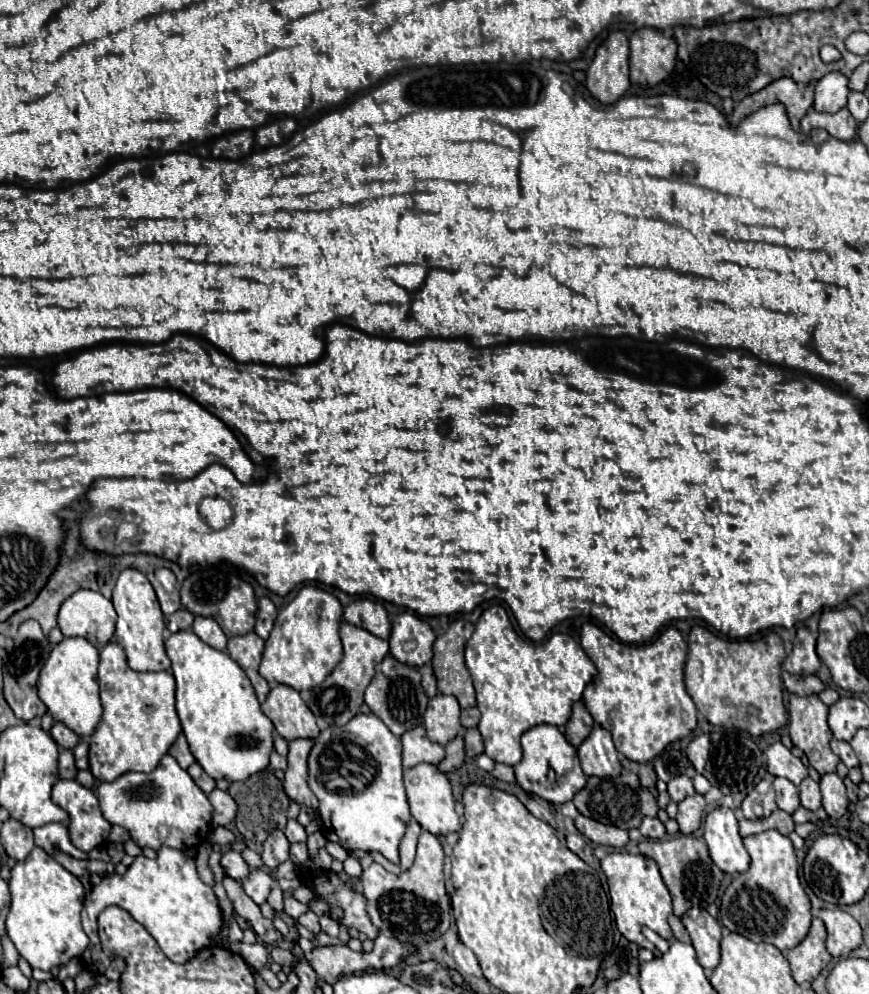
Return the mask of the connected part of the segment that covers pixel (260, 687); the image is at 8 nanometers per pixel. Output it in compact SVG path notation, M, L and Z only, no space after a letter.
M246 633L240 637L228 639L228 655L246 671L260 703L266 699L266 695L270 691L270 685L258 673L262 651L264 651L264 641L256 633Z

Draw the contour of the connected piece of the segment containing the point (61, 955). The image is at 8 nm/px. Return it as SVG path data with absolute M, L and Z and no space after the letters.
M34 847L24 861L14 865L8 885L12 903L6 917L6 931L18 953L32 965L32 969L50 971L54 965L62 965L84 953L88 937L80 923L84 887L78 877L66 871L44 849Z

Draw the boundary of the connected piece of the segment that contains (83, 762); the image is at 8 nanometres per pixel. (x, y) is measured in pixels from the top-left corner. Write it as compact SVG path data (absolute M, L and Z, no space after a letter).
M80 741L80 743L72 749L72 753L74 753L74 759L76 759L76 767L78 767L78 769L88 769L88 743Z

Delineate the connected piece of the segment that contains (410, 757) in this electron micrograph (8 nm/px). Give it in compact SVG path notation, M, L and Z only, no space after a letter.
M424 727L410 729L400 737L404 751L402 751L402 765L404 769L416 767L420 763L438 763L444 759L444 747L428 741Z

